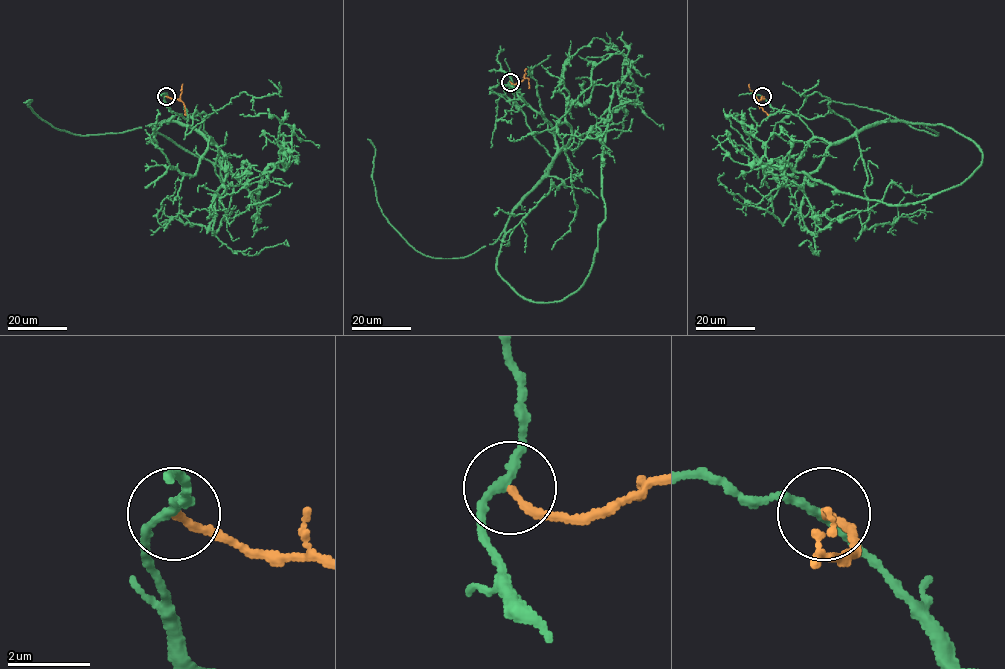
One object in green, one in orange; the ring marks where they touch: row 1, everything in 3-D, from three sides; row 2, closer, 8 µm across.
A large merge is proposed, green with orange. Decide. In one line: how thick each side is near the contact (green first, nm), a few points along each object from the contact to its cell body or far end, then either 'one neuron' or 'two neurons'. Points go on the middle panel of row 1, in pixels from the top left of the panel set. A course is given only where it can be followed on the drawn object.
calibres 190 and 200 nm; course green (510, 81), (553, 161), (497, 271), (559, 302), (591, 267), (607, 117), (635, 85), (619, 52), (584, 60); course orange (510, 81), (515, 84), (526, 78), (529, 88); two neurons

